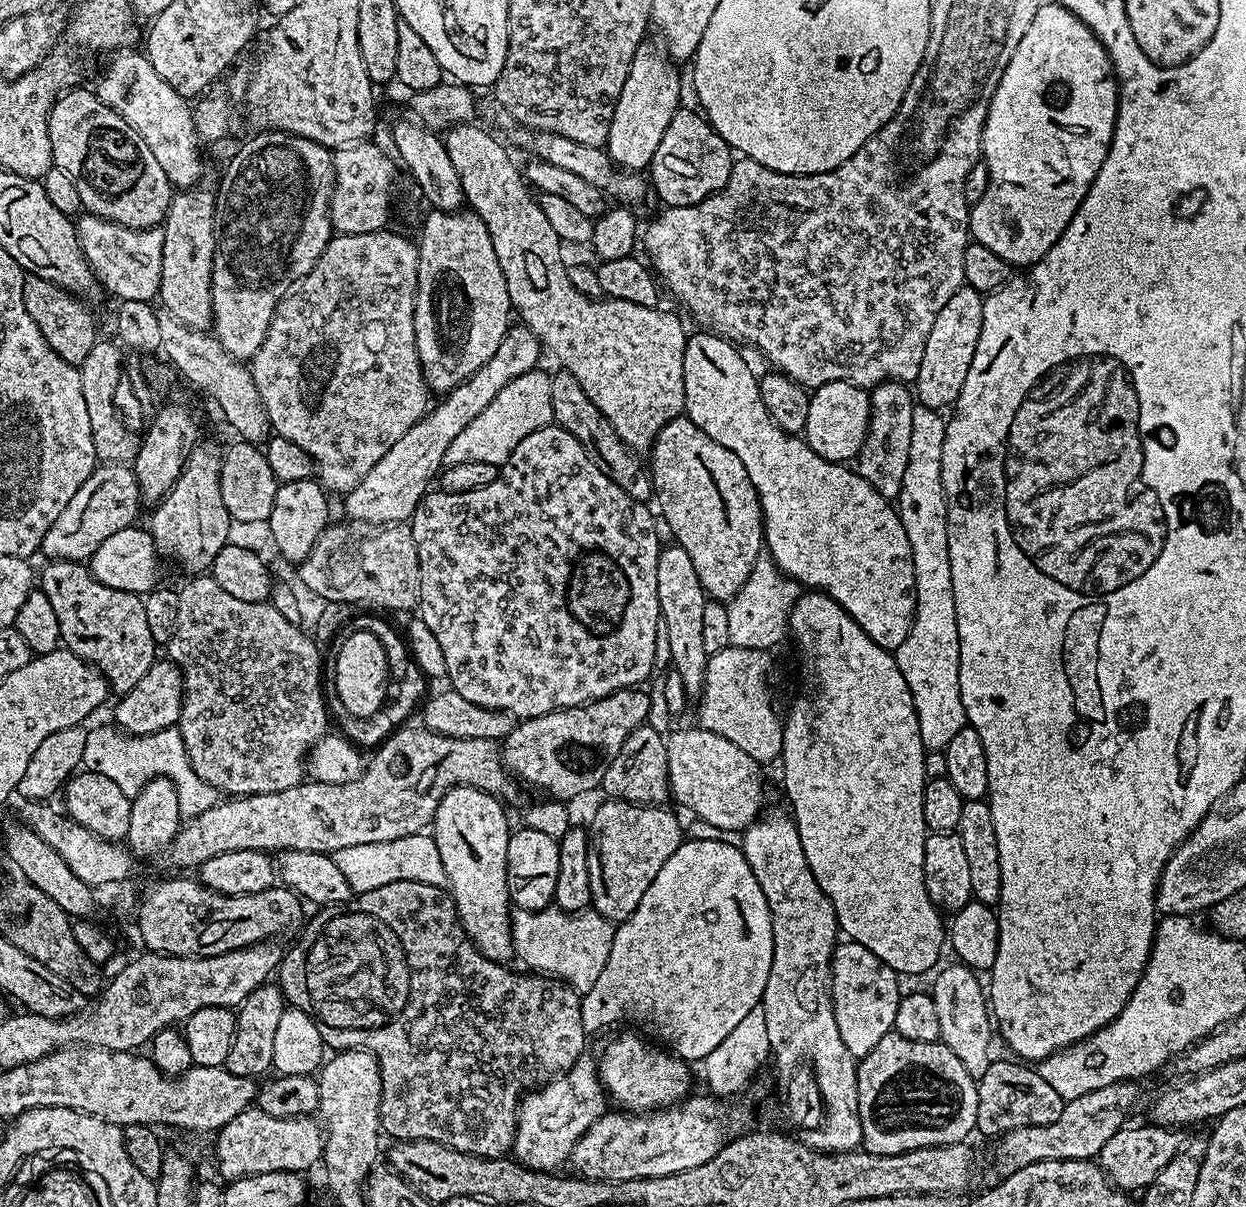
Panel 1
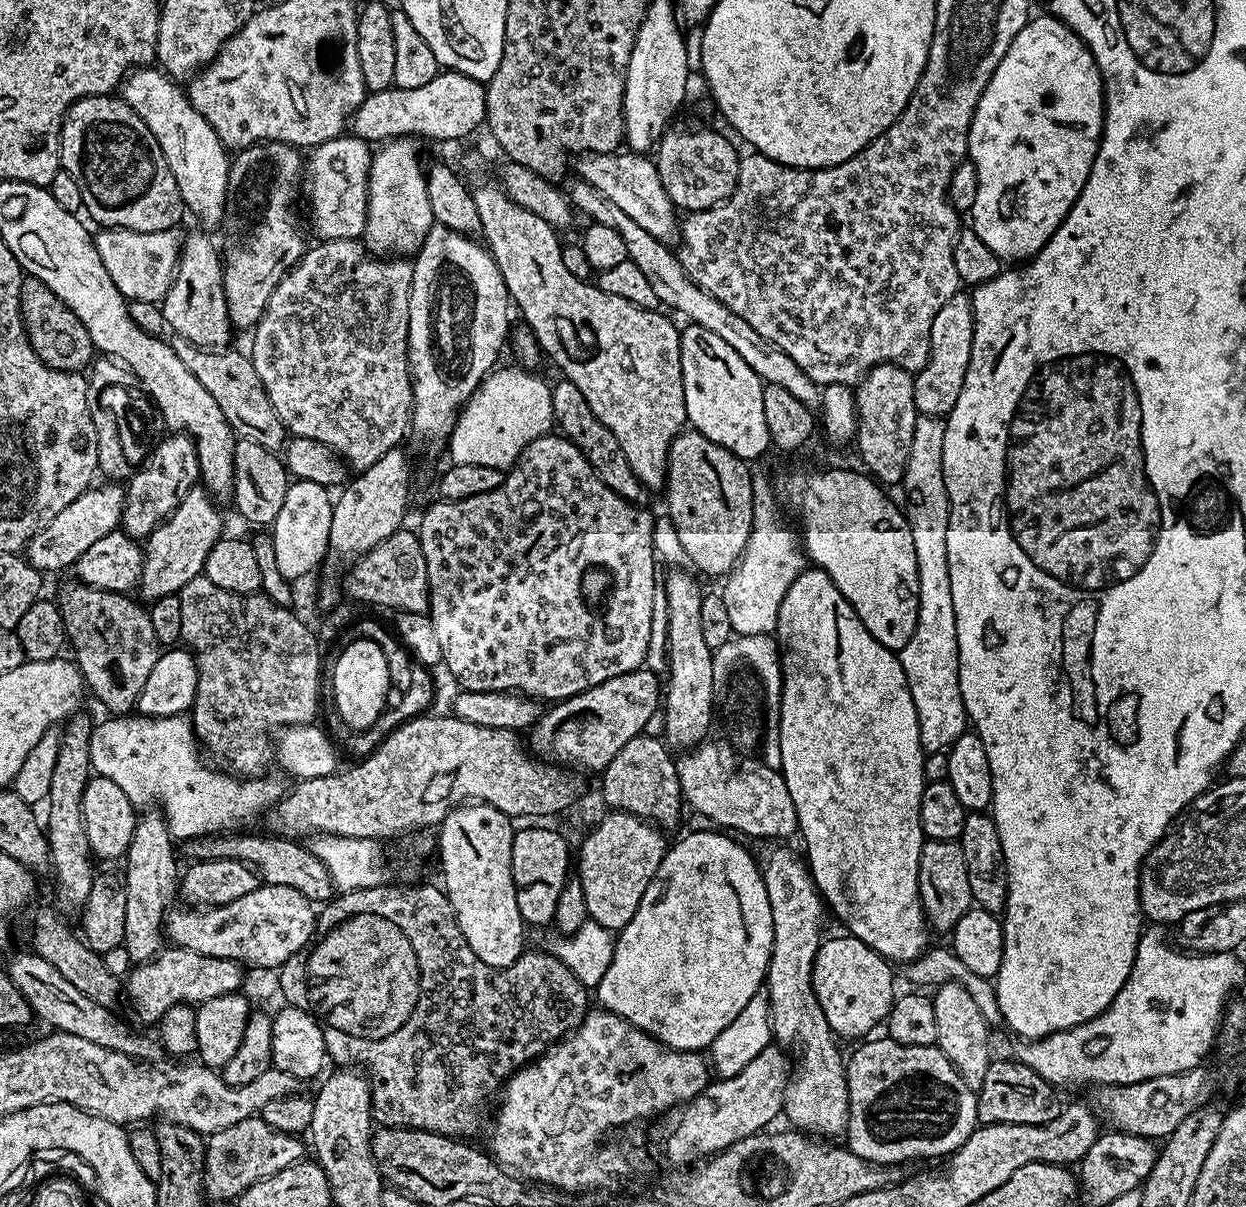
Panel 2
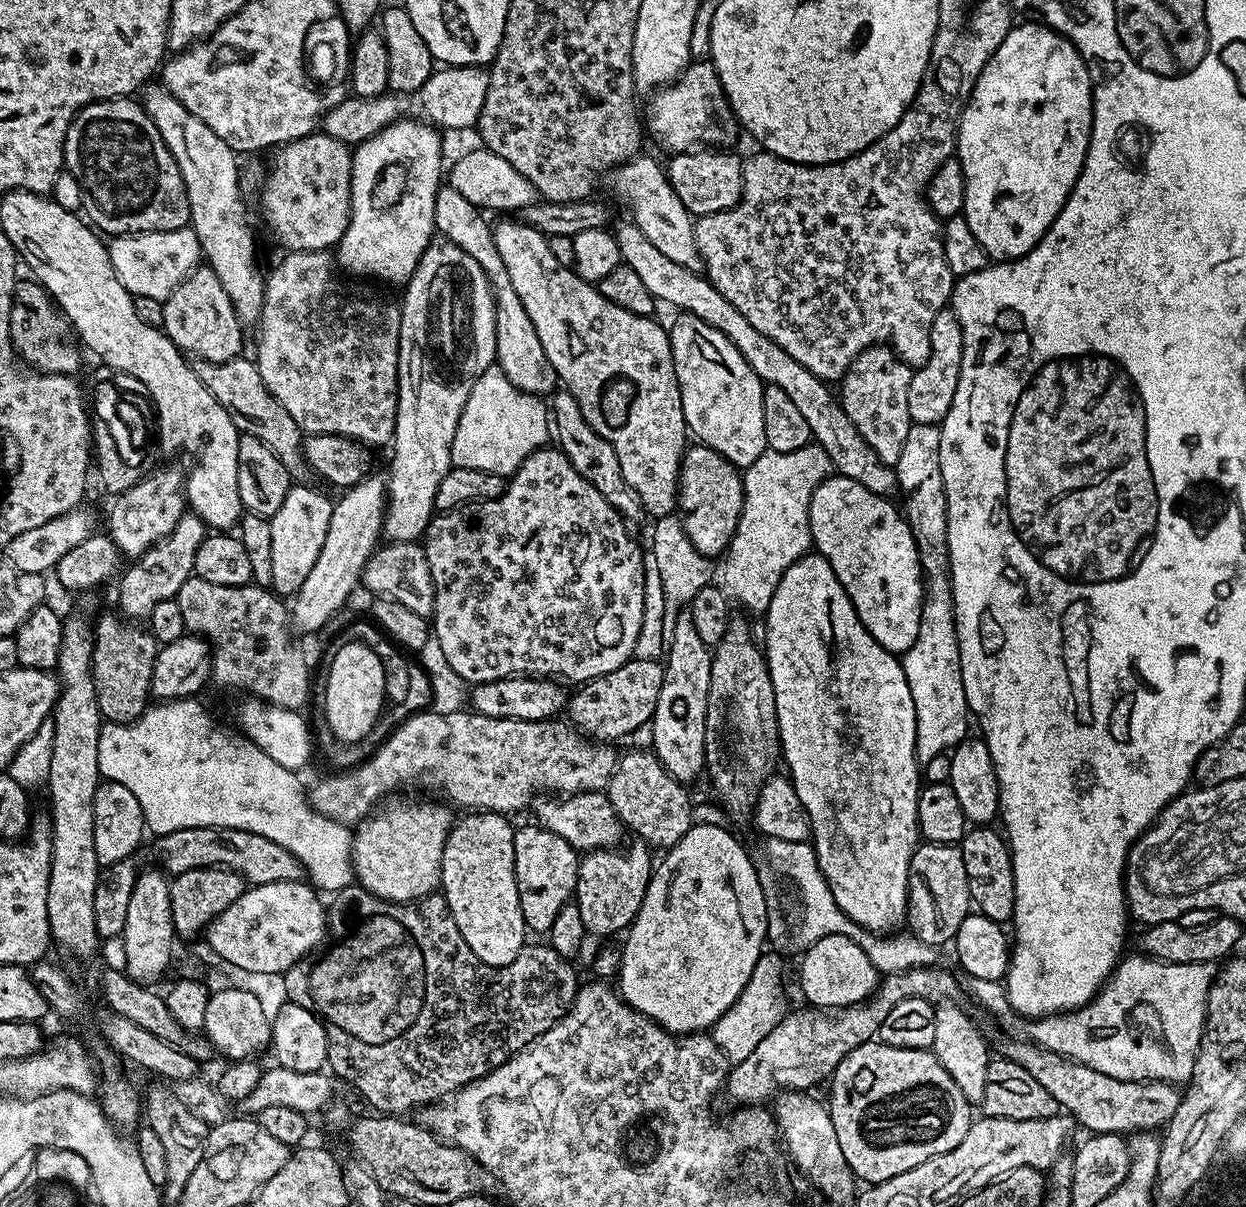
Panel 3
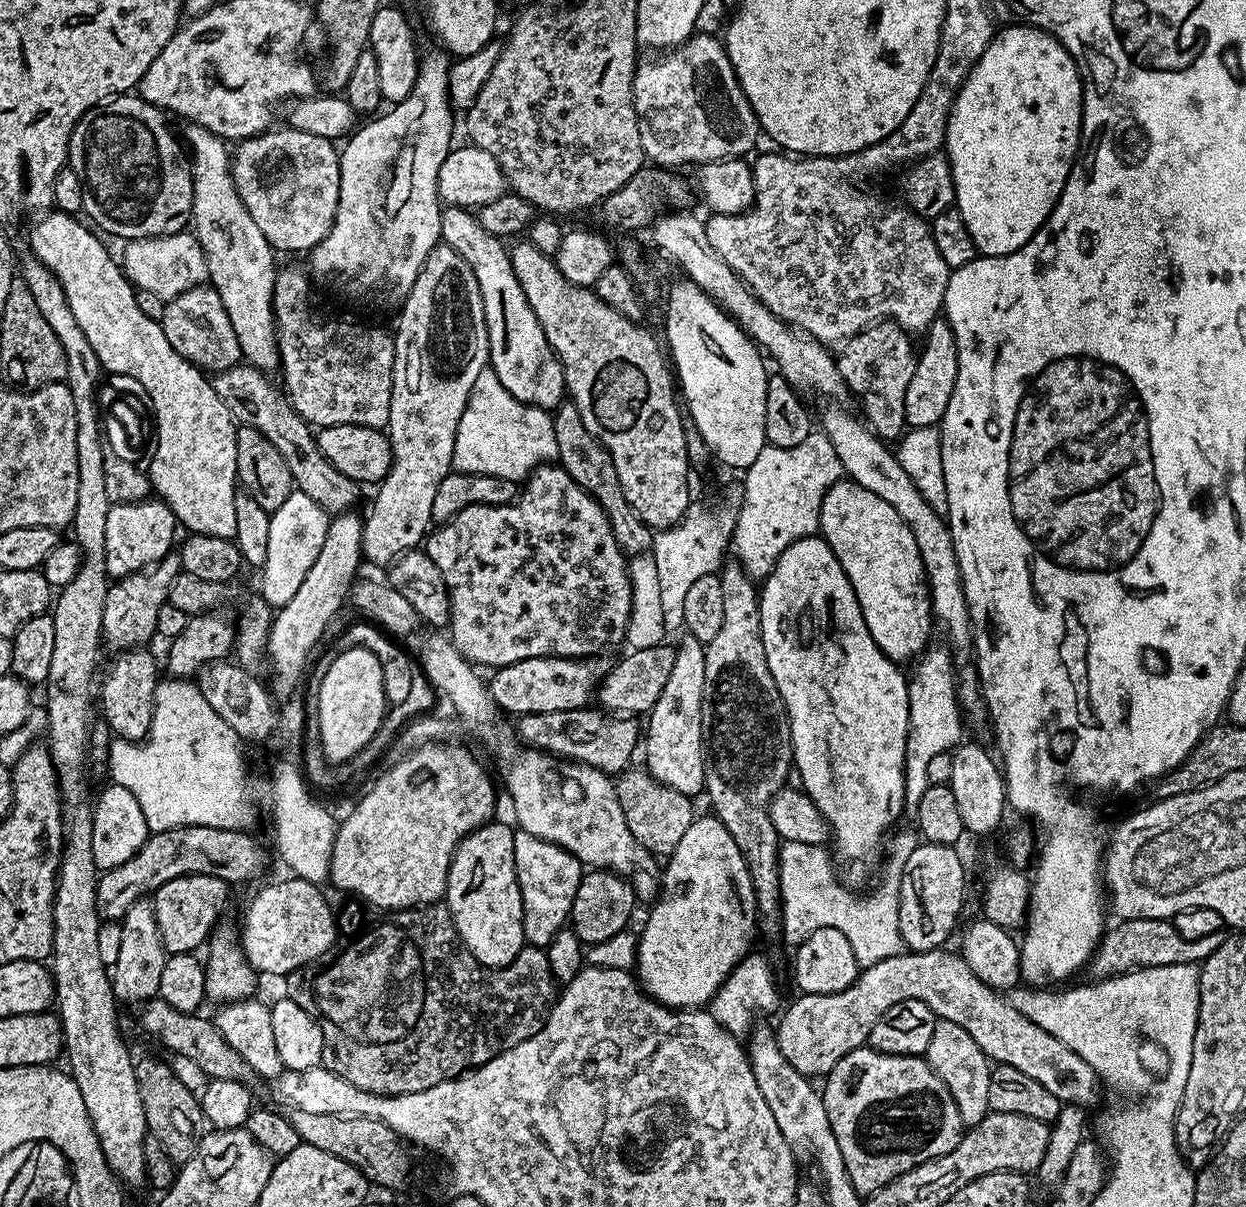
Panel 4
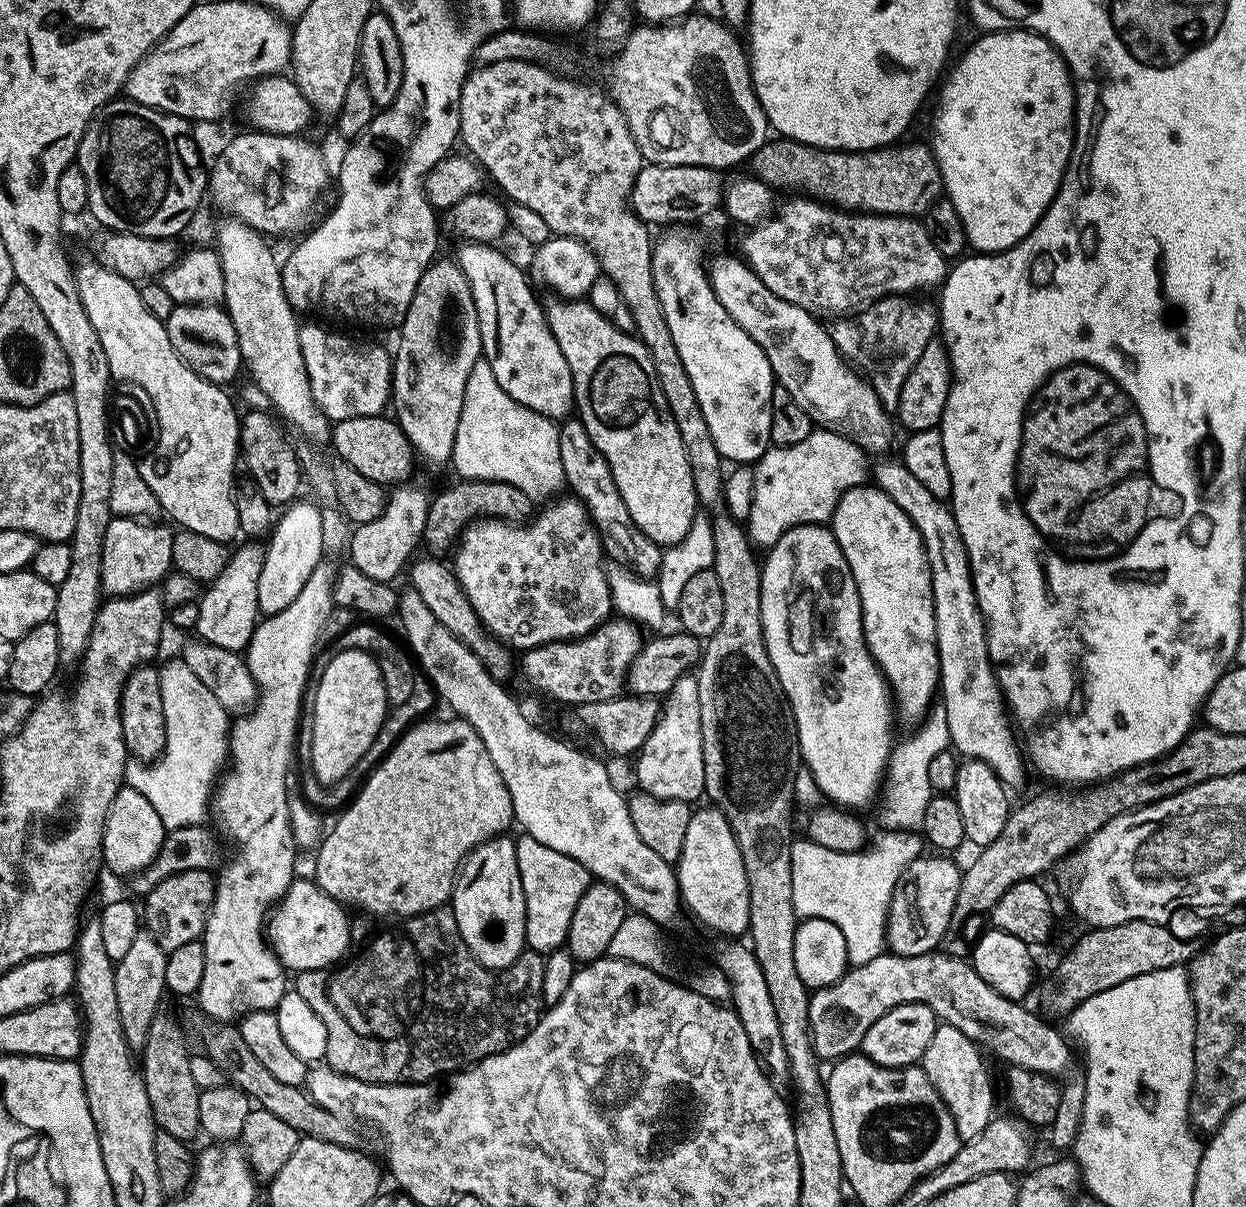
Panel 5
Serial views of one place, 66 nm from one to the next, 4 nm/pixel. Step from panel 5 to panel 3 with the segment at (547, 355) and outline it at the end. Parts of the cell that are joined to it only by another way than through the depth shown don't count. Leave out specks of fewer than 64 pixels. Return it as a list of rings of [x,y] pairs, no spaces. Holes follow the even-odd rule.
[[[441,186],[436,191],[434,202],[434,222],[436,232],[443,239],[454,242],[486,274],[488,284],[492,288],[492,297],[496,303],[494,314],[494,330],[496,331],[495,363],[518,386],[518,390],[529,392],[531,396],[547,397],[558,388],[558,377],[554,366],[550,366],[550,358],[546,358],[546,350],[542,350],[542,342],[538,339],[538,330],[534,330],[534,322],[530,322],[530,314],[526,314],[526,306],[522,306],[522,298],[518,298],[514,286],[510,286],[510,274],[506,274],[506,265],[498,254],[498,246],[494,242],[493,225],[483,220],[481,209],[476,208],[458,190],[450,186]],[[548,392],[548,393],[547,393]]]

